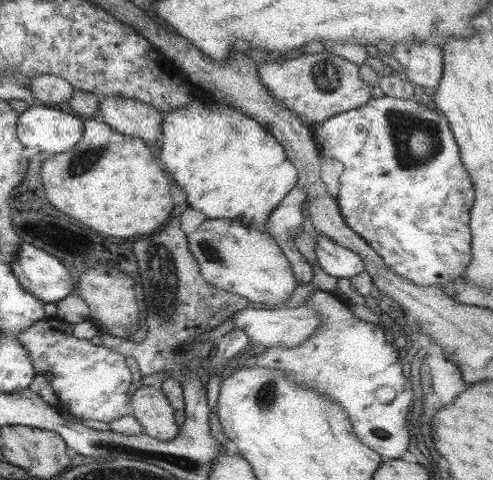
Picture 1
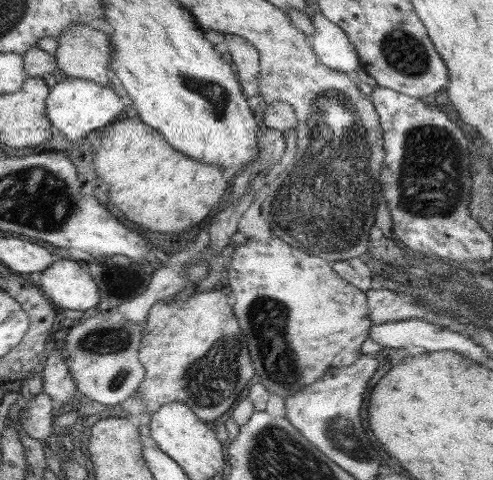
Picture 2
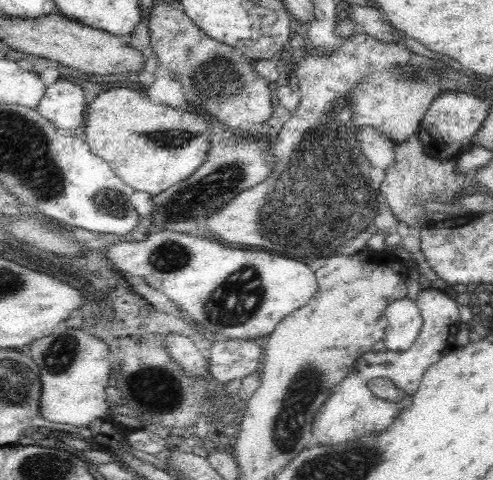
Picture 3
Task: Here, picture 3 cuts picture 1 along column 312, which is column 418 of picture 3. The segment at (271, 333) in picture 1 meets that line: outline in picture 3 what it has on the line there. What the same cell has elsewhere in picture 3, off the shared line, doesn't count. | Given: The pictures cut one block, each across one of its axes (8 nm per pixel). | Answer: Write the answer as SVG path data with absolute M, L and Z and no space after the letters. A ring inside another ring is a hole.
M410 298L392 302L385 311L387 327L383 336L384 348L388 351L408 350L422 326L422 317L417 305Z

